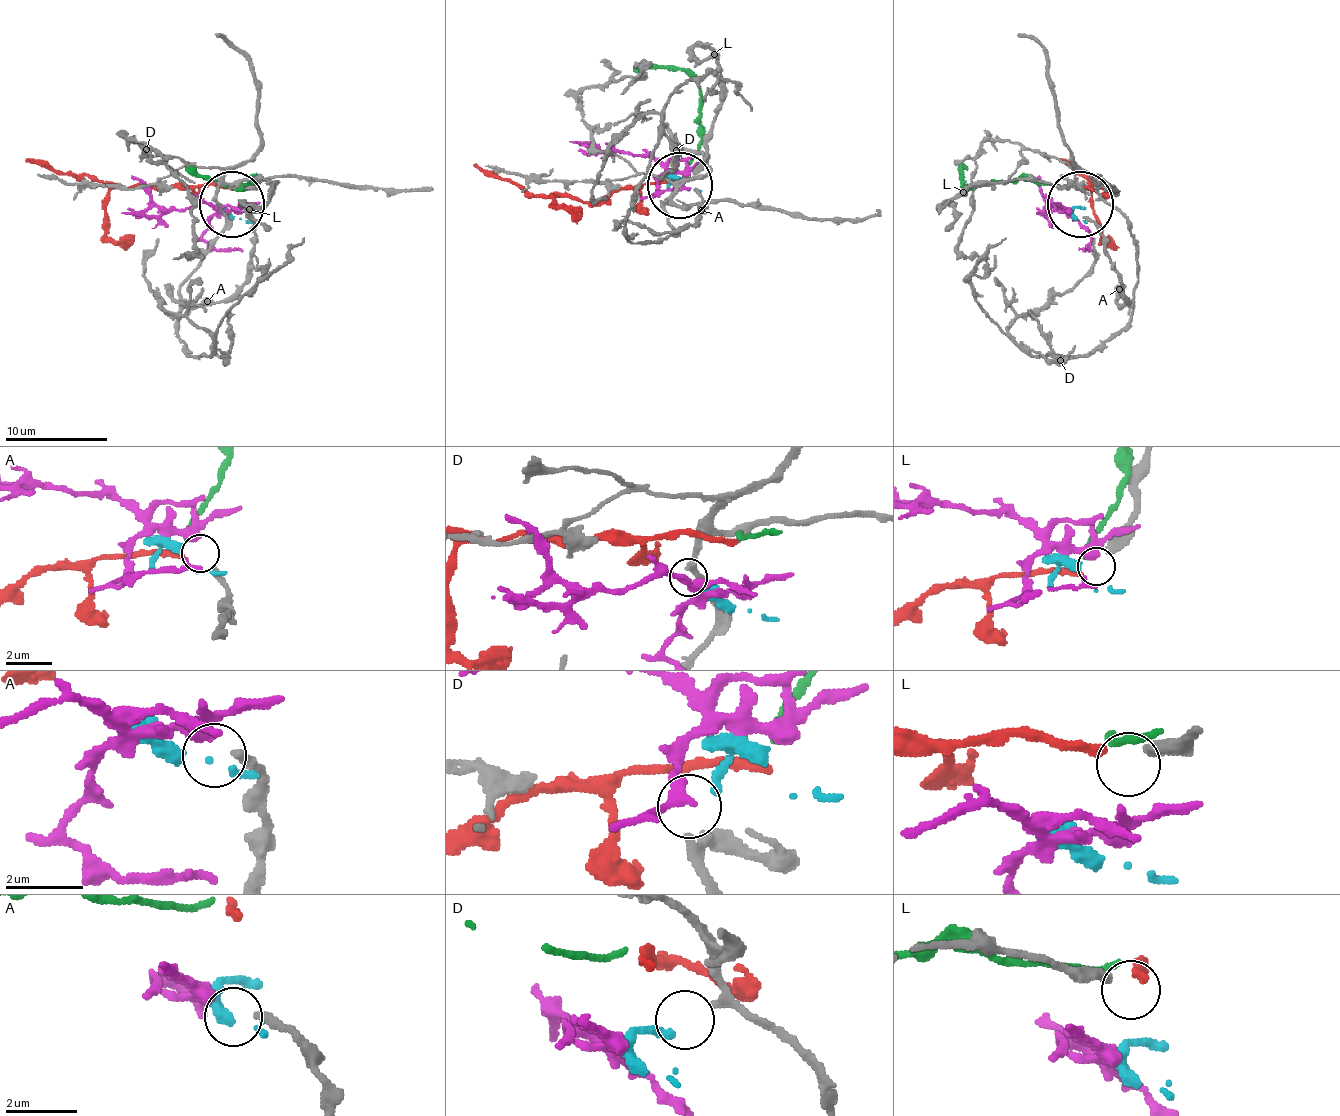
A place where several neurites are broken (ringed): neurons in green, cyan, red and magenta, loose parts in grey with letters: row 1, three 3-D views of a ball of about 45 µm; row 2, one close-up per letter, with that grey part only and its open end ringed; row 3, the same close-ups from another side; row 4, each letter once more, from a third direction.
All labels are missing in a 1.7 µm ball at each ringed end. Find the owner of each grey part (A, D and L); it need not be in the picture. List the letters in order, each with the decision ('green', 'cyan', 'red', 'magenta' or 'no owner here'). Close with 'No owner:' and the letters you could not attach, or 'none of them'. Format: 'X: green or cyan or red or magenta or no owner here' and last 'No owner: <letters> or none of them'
A: no owner here
D: cyan
L: red
No owner: A

